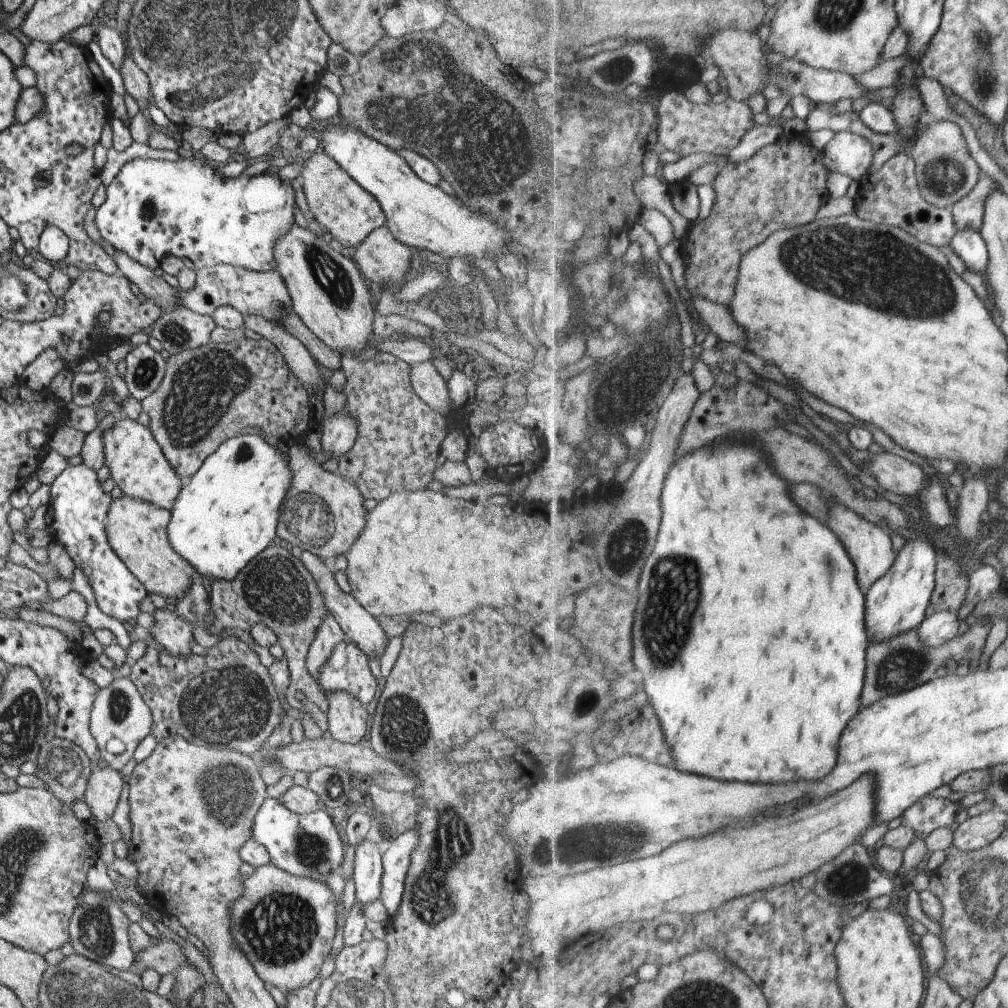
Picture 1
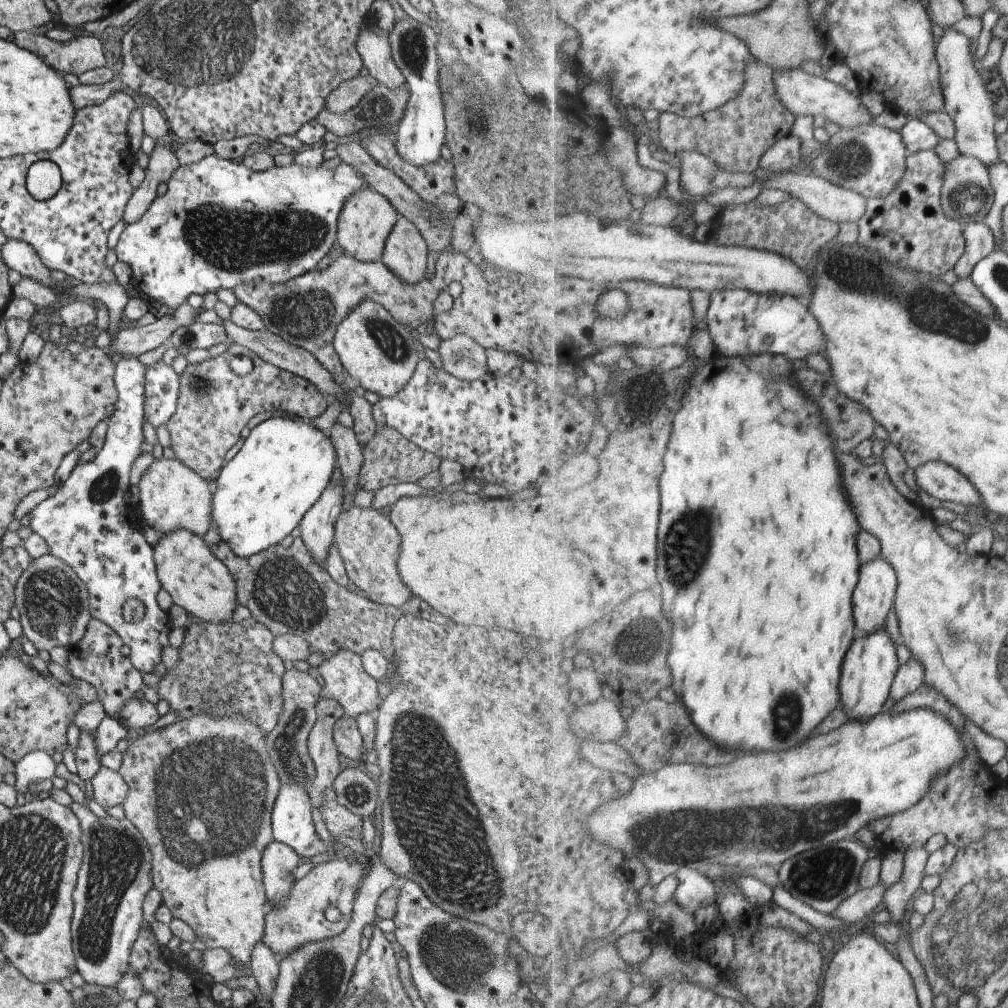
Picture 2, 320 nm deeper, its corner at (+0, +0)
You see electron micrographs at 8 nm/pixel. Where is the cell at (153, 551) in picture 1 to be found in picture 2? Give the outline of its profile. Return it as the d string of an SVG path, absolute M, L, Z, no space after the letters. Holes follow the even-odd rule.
M175 528L163 534L151 548L155 576L160 590L167 592L172 604L195 616L200 621L213 624L228 623L237 606L235 584L227 568L208 550L201 537Z

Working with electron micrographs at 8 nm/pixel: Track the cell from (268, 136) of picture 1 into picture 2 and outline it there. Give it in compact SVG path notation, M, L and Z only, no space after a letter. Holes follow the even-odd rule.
M362 72L357 77L343 81L331 94L327 95L323 112L337 114L347 112L361 100L364 94L378 84L367 72Z

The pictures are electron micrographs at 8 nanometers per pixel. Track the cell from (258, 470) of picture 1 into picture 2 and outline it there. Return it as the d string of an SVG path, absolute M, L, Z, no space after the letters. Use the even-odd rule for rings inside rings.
M273 416L246 430L241 448L220 469L215 489L209 500L209 526L215 526L221 542L225 542L237 558L247 558L269 546L279 544L330 484L335 468L335 452L327 434L297 417Z

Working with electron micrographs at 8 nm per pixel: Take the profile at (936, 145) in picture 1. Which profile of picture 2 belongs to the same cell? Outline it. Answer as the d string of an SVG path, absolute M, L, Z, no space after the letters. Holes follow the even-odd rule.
M960 154L953 162L946 164L946 176L942 188L942 204L944 211L953 220L960 221L962 226L983 221L991 212L996 194L992 185L988 166L980 158Z

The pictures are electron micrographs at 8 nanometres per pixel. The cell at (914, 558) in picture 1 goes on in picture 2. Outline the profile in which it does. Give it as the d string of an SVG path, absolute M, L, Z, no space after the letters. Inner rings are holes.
M883 628L869 636L857 631L856 640L843 664L843 676L840 680L840 702L851 721L866 723L881 713L887 698L890 698L893 681L899 672L897 645L888 629Z

